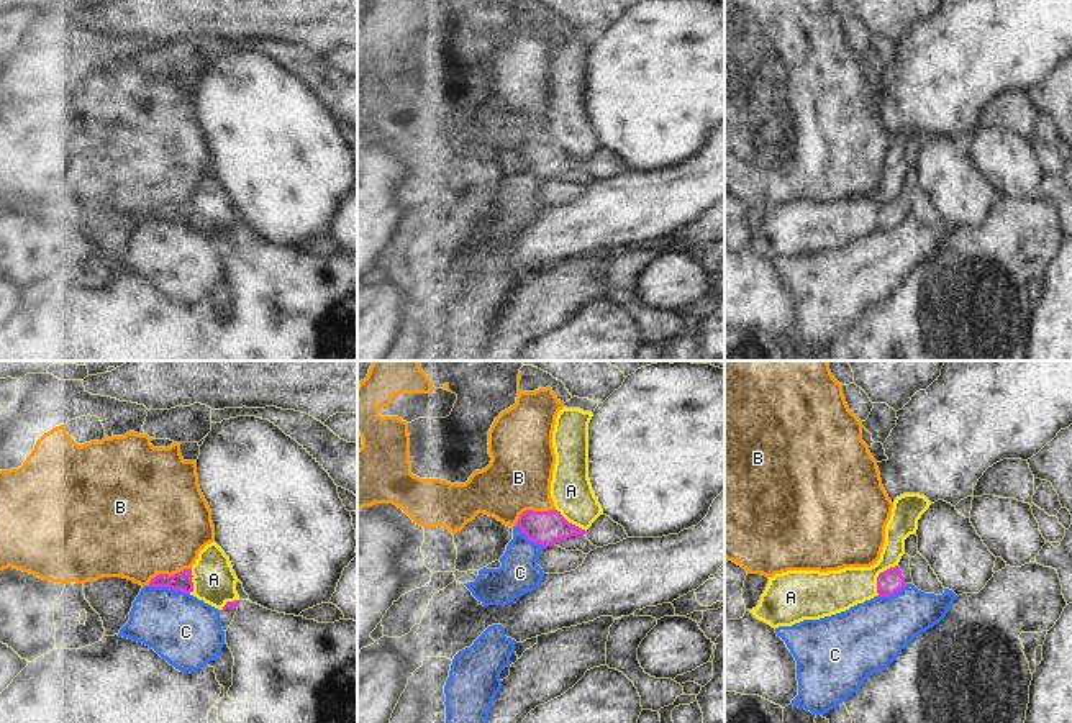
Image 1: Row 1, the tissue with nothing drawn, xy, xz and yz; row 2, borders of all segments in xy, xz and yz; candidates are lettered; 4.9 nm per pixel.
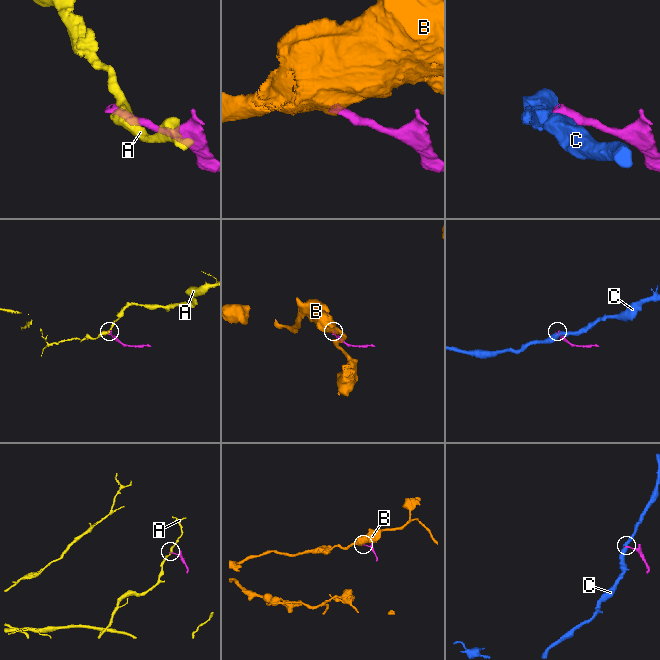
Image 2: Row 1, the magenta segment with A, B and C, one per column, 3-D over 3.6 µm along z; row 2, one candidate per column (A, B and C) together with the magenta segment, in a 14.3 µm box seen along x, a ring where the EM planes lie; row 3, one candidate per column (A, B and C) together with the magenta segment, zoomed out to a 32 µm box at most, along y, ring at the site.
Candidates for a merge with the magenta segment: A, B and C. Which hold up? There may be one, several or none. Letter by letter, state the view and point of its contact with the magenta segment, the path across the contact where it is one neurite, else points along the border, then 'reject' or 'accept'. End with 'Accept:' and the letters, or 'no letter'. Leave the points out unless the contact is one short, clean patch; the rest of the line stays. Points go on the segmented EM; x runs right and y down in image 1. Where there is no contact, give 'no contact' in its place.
A: meets magenta in yz at (879, 576); border along yz (897, 564), (879, 574), (877, 594); reject
B: meets magenta in xy at (169, 576); border along xy (190, 568), (172, 574), (158, 574), (148, 584); reject
C: meets magenta in xy at (169, 587); reject
Accept: no letter

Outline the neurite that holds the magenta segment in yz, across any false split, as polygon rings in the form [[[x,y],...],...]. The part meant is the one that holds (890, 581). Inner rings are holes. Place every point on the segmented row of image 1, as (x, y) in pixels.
[[[898,566],[880,572],[877,577],[879,597],[890,597],[895,592],[902,590],[905,585],[906,585],[905,577],[902,575],[902,571]]]

